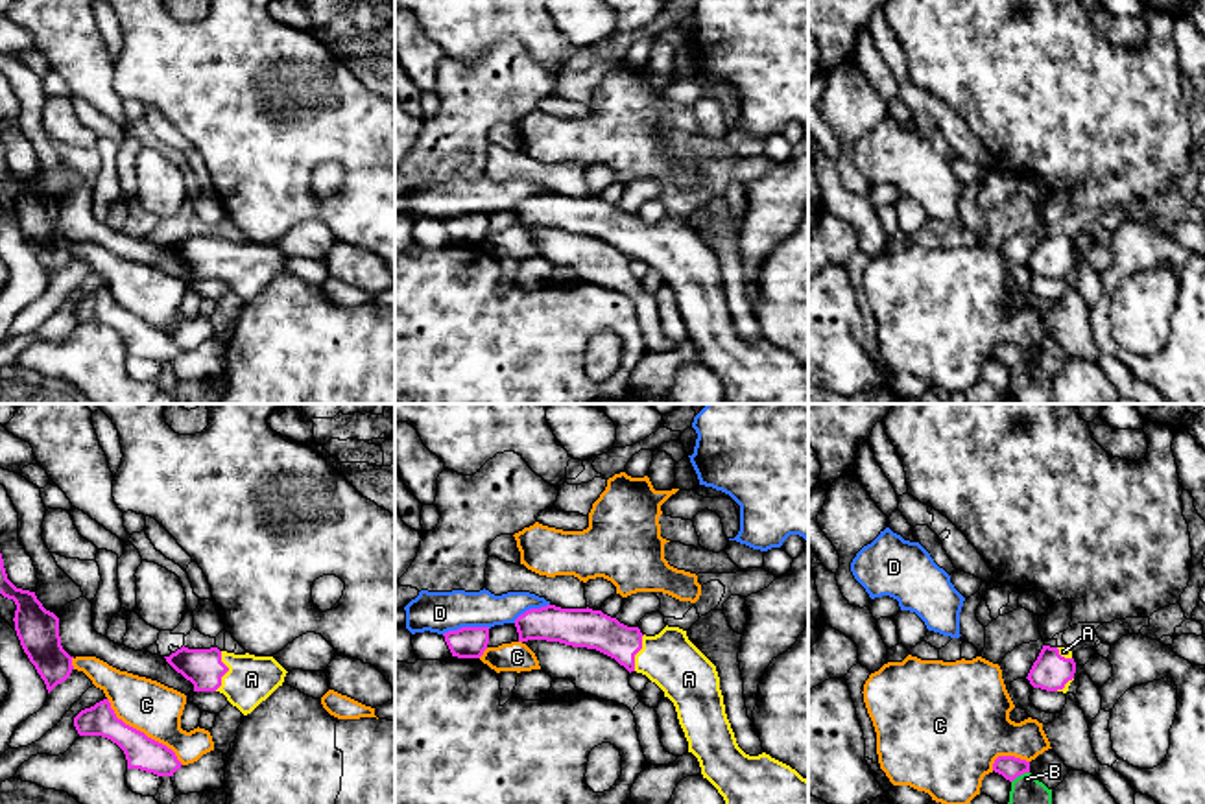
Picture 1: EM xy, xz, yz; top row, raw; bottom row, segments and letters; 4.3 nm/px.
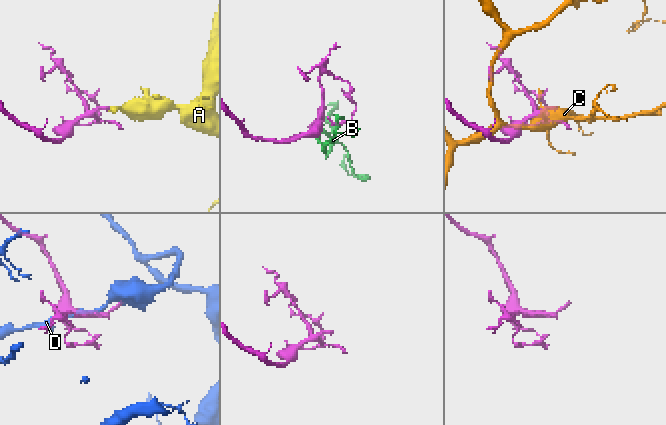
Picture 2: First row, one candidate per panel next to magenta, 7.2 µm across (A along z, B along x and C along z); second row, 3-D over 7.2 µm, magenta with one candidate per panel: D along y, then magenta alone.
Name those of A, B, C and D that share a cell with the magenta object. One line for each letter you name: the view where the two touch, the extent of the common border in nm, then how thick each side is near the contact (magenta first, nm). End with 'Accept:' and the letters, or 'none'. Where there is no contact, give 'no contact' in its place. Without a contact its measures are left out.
A: contact in xy; length 180 nm; calibres 170 and 220 nm
Accept: A

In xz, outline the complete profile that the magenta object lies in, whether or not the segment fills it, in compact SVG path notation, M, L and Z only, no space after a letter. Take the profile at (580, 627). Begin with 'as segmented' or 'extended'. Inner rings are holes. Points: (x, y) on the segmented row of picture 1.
extended; M546 605L515 620L519 642L546 640L596 649L629 673L655 682L677 712L679 725L707 778L725 804L808 804L808 780L762 752L746 754L725 714L716 666L688 640L686 631L664 627L646 636L592 609Z

